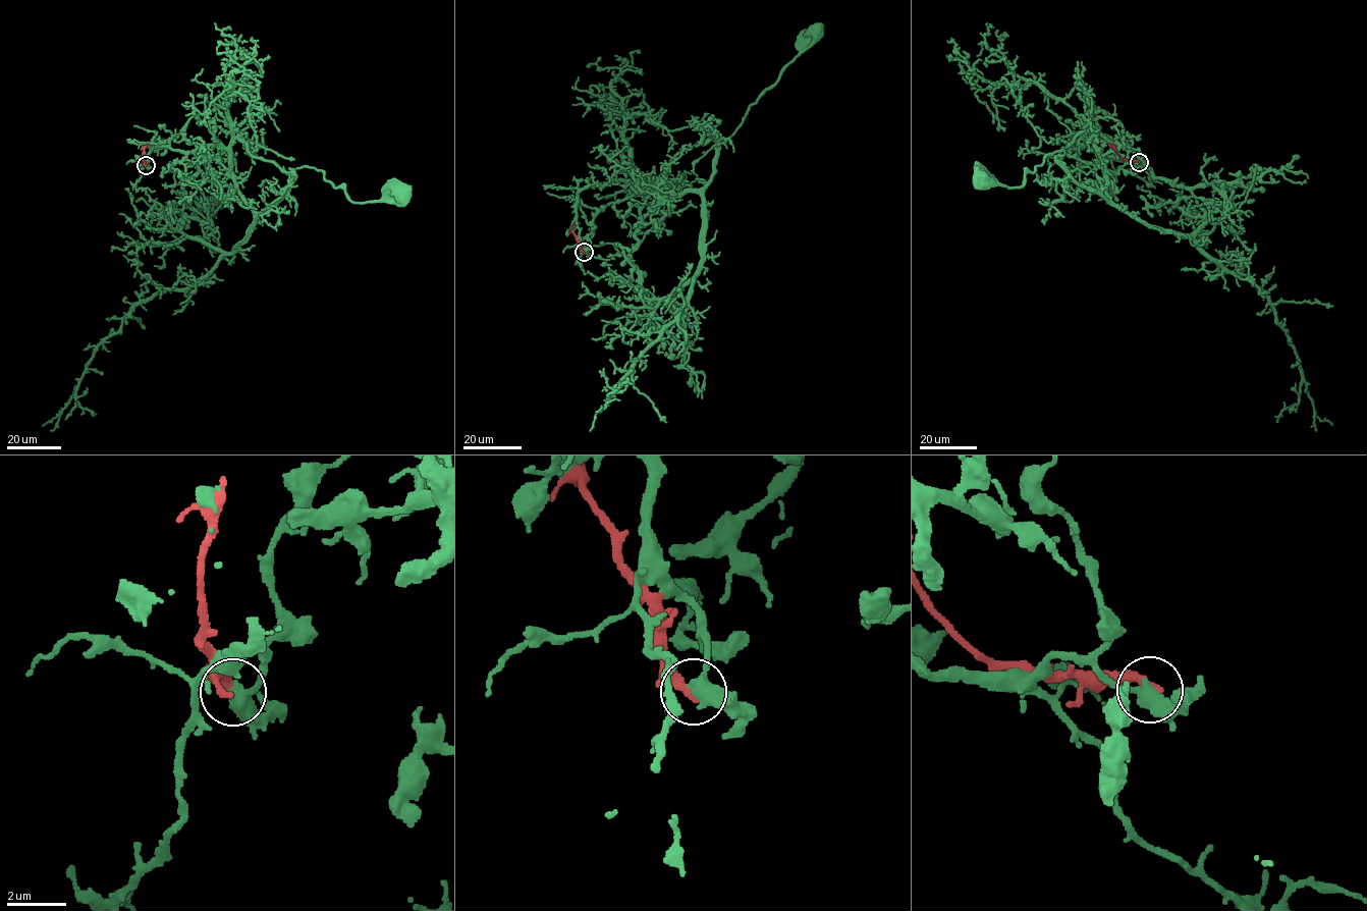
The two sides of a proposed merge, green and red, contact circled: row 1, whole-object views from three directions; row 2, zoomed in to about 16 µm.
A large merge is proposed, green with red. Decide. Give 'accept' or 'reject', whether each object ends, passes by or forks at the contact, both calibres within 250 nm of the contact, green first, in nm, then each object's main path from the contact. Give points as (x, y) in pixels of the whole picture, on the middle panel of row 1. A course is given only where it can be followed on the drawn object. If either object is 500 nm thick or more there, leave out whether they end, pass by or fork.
reject | green passes by | red ends | 440/420 nm | green via (583, 251), (579, 193), (622, 180), (653, 188), (679, 153), (715, 134), (716, 143), (726, 141), (816, 31) | red via (583, 252), (571, 229), (573, 224)

